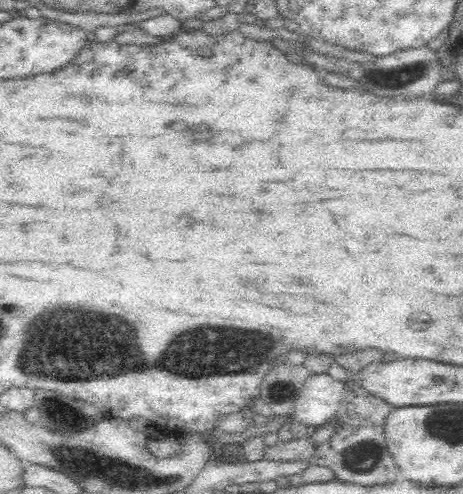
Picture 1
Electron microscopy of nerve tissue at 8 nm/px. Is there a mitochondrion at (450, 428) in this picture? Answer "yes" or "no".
yes

